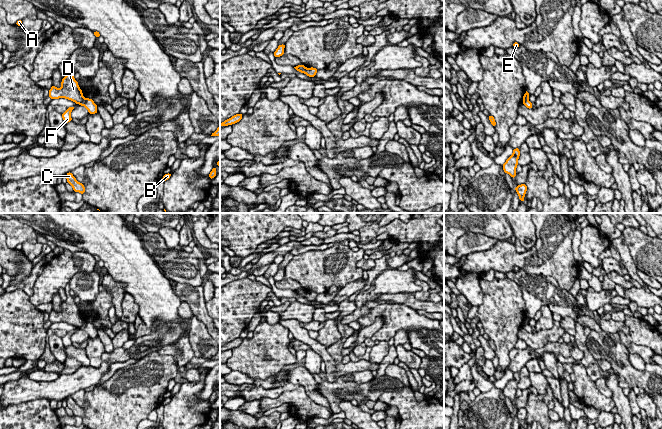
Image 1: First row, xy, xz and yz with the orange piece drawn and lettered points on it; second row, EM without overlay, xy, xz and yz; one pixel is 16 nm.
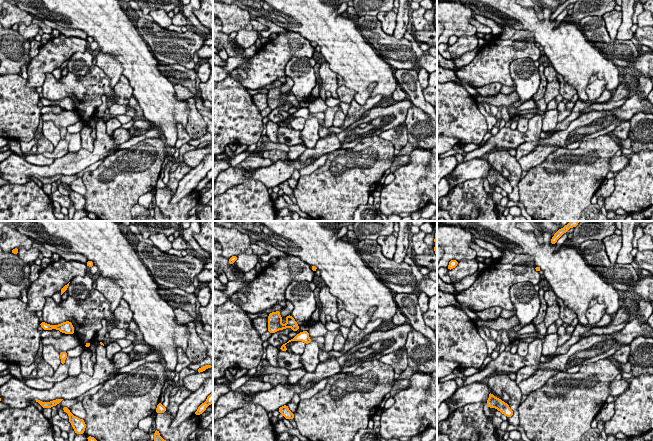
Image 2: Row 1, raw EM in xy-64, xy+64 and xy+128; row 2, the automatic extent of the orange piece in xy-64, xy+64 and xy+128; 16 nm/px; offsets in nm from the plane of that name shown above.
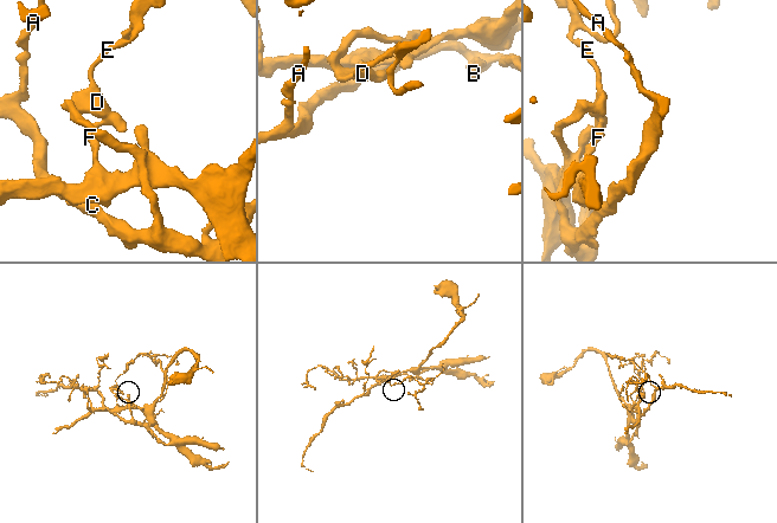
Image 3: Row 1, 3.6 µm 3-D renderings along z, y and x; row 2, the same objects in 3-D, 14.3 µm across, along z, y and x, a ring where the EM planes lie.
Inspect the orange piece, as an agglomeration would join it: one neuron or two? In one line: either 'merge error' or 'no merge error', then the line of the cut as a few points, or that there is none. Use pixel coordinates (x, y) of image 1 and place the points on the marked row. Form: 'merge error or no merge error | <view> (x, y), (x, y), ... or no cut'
merge error | xy (84, 98), (78, 103)

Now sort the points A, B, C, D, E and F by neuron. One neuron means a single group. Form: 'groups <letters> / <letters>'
groups A B C D E / F

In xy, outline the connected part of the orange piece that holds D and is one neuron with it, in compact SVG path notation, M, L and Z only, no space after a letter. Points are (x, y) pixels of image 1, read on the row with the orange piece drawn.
M70 59L66 61L65 69L67 71L67 75L62 79L62 86L60 88L56 88L52 85L49 90L49 97L51 99L66 98L76 104L79 104L83 101L84 96L78 82L75 80L74 75L70 71Z

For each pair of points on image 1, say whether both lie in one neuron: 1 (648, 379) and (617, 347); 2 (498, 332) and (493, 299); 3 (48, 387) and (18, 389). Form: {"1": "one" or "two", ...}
{"1": "one", "2": "one", "3": "one"}

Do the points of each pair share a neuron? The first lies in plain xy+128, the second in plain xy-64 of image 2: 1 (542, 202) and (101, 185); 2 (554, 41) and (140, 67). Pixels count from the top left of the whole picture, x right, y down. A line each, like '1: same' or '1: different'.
1: same
2: same

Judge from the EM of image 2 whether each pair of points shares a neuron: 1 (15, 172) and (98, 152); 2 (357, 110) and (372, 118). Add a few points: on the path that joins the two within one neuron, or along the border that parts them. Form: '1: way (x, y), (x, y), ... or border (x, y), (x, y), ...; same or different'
1: way (36, 171), (49, 171), (77, 162); same
2: border (366, 111), (346, 128); different

